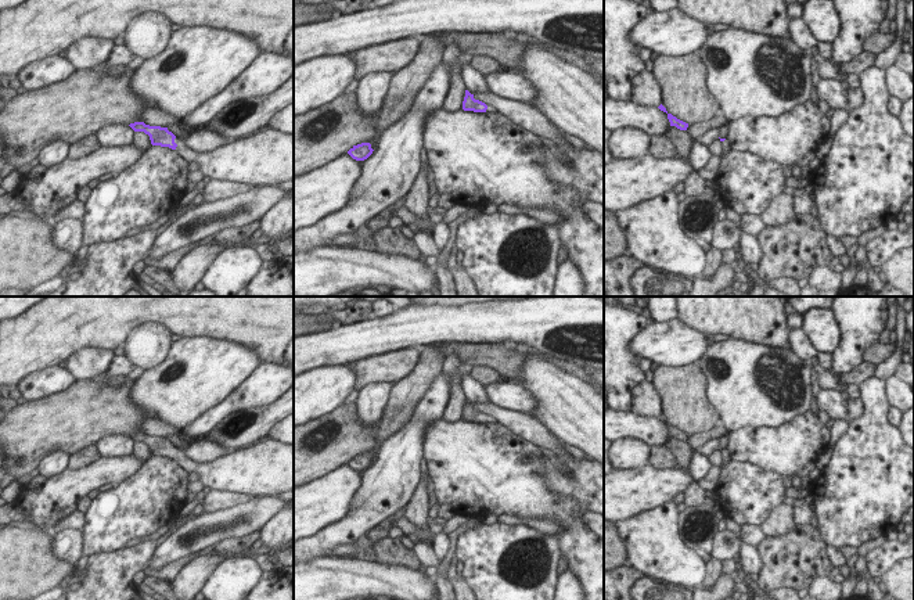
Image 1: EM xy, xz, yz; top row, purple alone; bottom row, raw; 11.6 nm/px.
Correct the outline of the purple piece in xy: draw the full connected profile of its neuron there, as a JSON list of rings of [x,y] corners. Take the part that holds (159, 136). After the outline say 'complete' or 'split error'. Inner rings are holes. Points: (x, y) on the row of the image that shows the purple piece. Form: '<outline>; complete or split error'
[[[144,122],[129,125],[150,136],[152,145],[176,150],[188,164],[198,162],[210,180],[235,182],[253,187],[280,186],[294,180],[294,134],[273,129],[235,139],[212,152],[197,152],[179,140],[168,127]]]; split error

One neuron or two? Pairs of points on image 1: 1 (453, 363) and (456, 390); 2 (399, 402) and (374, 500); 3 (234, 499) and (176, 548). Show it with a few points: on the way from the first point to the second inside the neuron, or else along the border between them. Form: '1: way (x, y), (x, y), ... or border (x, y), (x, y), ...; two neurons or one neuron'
1: way (453, 370), (454, 383); one neuron
2: border (413, 412), (409, 421), (381, 445), (374, 460); two neurons
3: border (252, 498), (225, 509), (202, 512); two neurons

